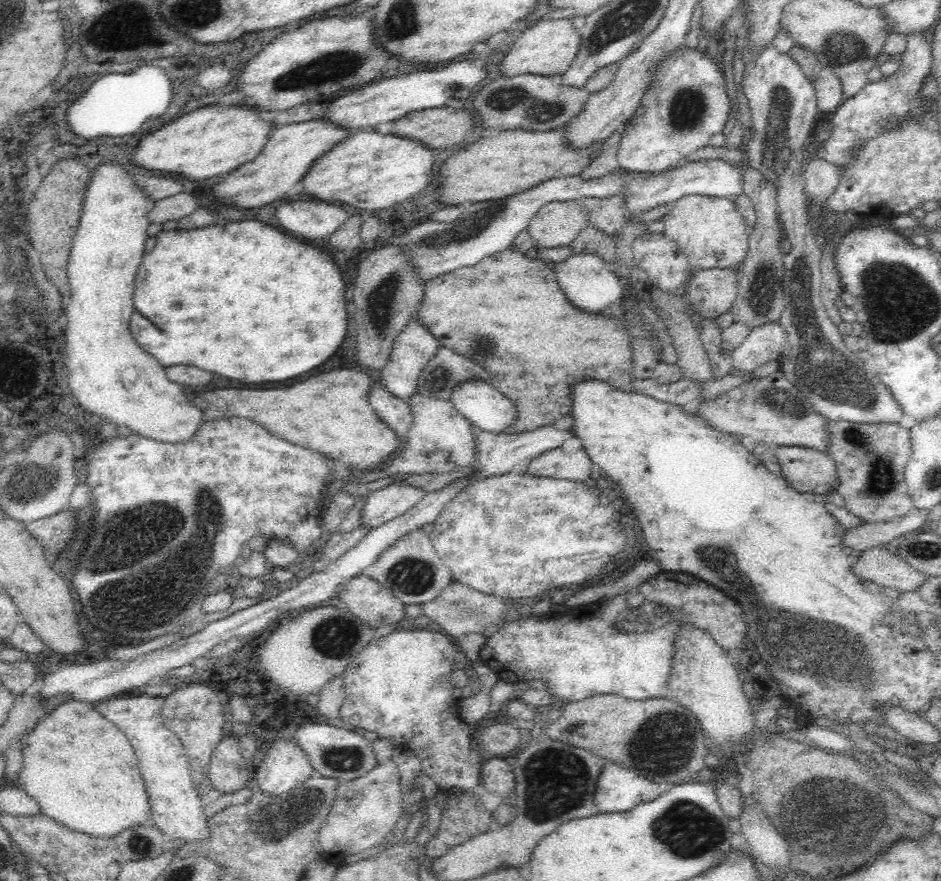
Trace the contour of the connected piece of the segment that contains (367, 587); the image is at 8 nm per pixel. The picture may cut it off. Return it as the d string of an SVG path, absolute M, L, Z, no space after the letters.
M358 574L340 586L335 597L362 623L378 630L402 629L407 623L404 603L369 576Z

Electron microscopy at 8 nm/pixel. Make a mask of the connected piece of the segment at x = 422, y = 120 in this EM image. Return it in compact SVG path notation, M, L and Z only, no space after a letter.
M438 107L408 113L394 123L392 134L418 140L427 148L448 148L464 142L472 130L472 114L463 109Z

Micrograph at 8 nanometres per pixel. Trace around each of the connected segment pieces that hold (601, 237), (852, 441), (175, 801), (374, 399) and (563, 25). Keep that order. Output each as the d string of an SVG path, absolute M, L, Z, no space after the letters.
M588 224L580 230L578 236L571 242L572 254L596 254L604 262L612 262L616 254L616 244L612 235Z
M829 421L826 433L828 433L828 450L826 454L835 462L839 485L836 491L845 500L845 507L854 516L858 516L863 523L890 522L893 518L900 518L908 514L913 505L905 483L905 466L912 454L910 445L910 428L903 428L901 424L859 424L858 422Z
M145 694L139 697L108 697L93 705L106 720L113 722L126 735L133 746L146 792L150 794L150 823L162 831L166 840L176 840L177 844L207 841L211 833L209 821L201 802L203 797L194 787L190 776L189 759L184 745L160 719L160 708L165 700Z
M384 386L370 388L368 400L380 421L388 425L401 440L404 439L412 424L409 404L388 392Z
M570 19L542 20L528 28L524 34L516 38L508 54L504 56L500 70L506 76L518 76L518 74L541 74L544 76L559 77L564 74L574 62L576 54L580 50L580 33L574 29Z

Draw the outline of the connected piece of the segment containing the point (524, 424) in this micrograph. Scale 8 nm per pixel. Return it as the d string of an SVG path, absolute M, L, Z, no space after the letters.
M511 247L483 258L474 266L453 271L426 282L417 319L442 346L482 365L490 373L491 385L514 403L517 420L506 432L530 431L561 420L571 411L570 386L586 378L604 380L624 392L635 392L631 385L633 348L631 336L626 334L627 322L621 316L620 320L612 320L603 312L584 314L574 308L558 288L554 269L545 261L530 259Z

